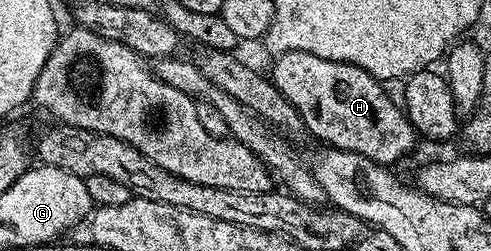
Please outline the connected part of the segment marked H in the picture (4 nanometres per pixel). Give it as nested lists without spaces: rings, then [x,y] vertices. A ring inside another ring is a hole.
[[[287,51],[276,58],[271,72],[271,80],[278,91],[296,107],[301,117],[301,124],[310,129],[326,146],[343,151],[355,151],[367,159],[386,167],[396,166],[400,157],[405,157],[419,141],[419,134],[409,118],[405,116],[402,106],[389,98],[384,84],[371,76],[363,67],[323,59],[319,55],[311,55],[307,51]]]

